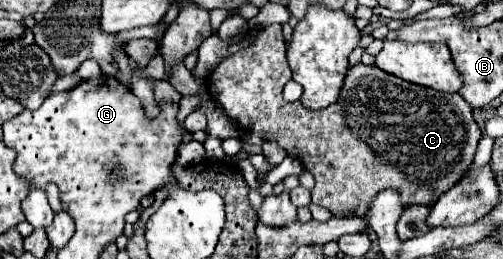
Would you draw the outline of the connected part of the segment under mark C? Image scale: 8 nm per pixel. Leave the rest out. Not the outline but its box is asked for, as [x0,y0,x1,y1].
[208,23,482,217]

